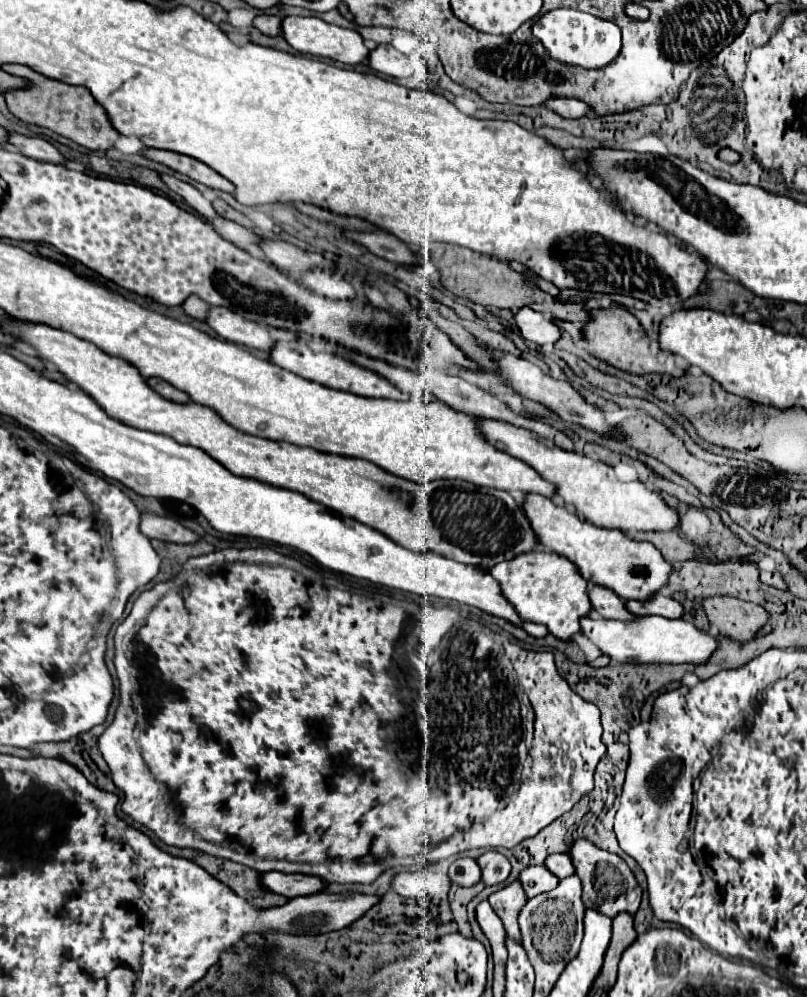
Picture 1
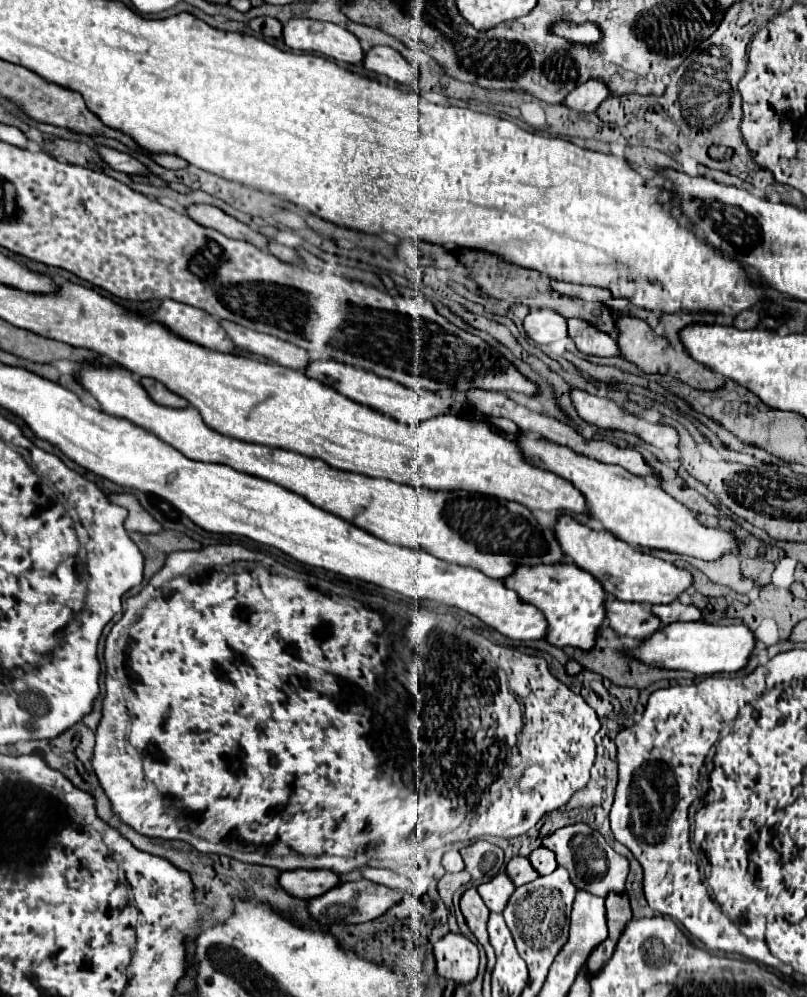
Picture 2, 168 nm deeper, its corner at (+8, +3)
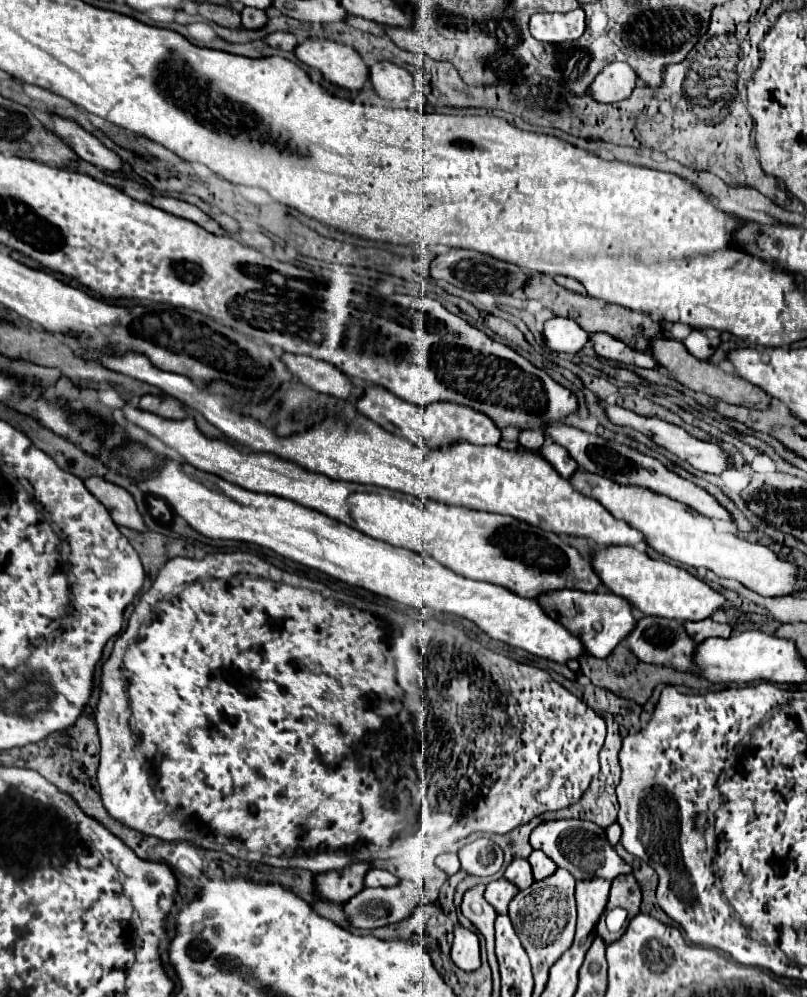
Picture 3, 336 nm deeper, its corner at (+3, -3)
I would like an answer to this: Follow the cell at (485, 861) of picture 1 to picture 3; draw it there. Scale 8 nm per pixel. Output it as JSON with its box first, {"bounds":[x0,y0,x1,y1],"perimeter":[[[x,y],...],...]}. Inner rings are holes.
{"bounds":[458,837,504,877],"perimeter":[[[478,837],[470,843],[466,843],[464,847],[460,847],[458,857],[460,857],[462,869],[466,873],[478,875],[478,877],[488,877],[488,875],[496,875],[502,869],[504,853],[492,839]]]}

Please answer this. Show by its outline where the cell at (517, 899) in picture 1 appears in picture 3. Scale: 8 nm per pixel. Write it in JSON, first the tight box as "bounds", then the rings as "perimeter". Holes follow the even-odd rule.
{"bounds":[484,879,518,915],"perimeter":[[[496,879],[486,885],[484,897],[498,914],[505,915],[508,913],[508,905],[516,893],[518,893],[518,887],[514,883],[510,883],[506,879]]]}

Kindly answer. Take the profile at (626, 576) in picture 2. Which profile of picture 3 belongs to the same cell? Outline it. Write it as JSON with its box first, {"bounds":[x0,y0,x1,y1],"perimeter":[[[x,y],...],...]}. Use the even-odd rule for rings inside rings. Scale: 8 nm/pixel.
{"bounds":[592,547,726,621],"perimeter":[[[606,547],[594,553],[592,567],[612,593],[624,597],[632,607],[644,615],[678,619],[678,621],[702,621],[726,607],[726,597],[708,587],[704,581],[690,575],[686,569],[670,565],[666,561],[654,561],[646,553],[634,547]]]}

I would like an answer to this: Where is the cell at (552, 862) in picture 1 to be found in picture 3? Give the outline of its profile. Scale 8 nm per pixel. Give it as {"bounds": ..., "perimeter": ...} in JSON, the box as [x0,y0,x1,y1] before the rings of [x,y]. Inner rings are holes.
{"bounds":[528,851,556,881],"perimeter":[[[532,851],[530,857],[528,857],[528,861],[532,865],[532,873],[534,873],[536,881],[546,879],[546,877],[550,877],[556,871],[556,865],[552,863],[552,859],[546,857],[542,851]]]}

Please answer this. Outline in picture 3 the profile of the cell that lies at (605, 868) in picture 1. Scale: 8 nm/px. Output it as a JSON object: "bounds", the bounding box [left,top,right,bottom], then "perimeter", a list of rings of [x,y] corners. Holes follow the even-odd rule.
{"bounds":[530,819,632,879],"perimeter":[[[560,819],[560,821],[546,821],[540,823],[530,833],[530,845],[532,849],[544,851],[558,867],[570,871],[574,879],[592,879],[592,877],[604,877],[614,879],[624,873],[632,873],[632,867],[618,857],[614,847],[608,843],[604,829],[600,829],[592,821],[580,821],[580,819]]]}

